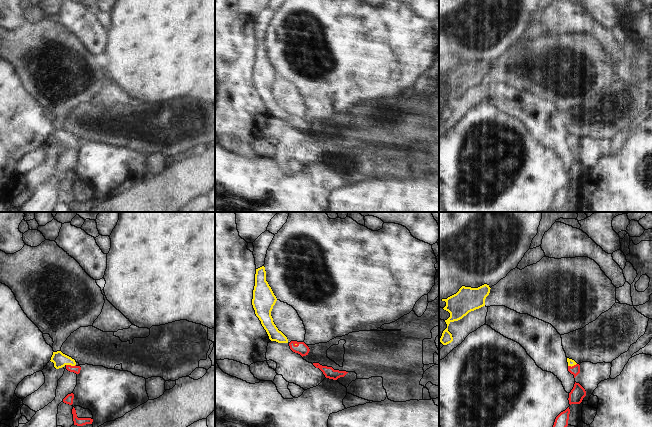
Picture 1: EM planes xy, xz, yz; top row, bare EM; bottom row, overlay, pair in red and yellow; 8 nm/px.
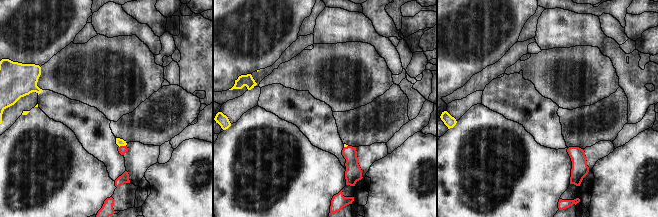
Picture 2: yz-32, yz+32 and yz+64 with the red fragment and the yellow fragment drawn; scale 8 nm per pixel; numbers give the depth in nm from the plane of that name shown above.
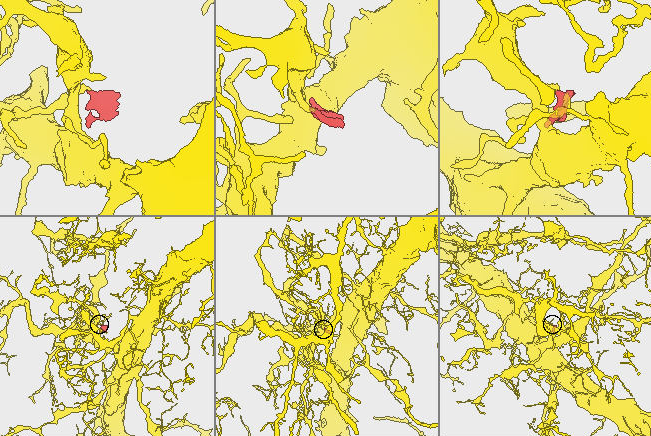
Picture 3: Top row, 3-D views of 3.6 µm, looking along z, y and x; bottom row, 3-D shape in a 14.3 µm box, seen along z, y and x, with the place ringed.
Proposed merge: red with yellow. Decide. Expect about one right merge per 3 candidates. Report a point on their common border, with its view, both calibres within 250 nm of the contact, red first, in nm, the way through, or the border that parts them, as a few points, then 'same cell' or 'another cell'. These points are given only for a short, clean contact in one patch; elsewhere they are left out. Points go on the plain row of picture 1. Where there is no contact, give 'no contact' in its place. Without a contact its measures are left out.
xy (70, 141) | 60/120 nm | across xy (76, 145), (70, 141), (65, 136), (59, 135) | same cell

